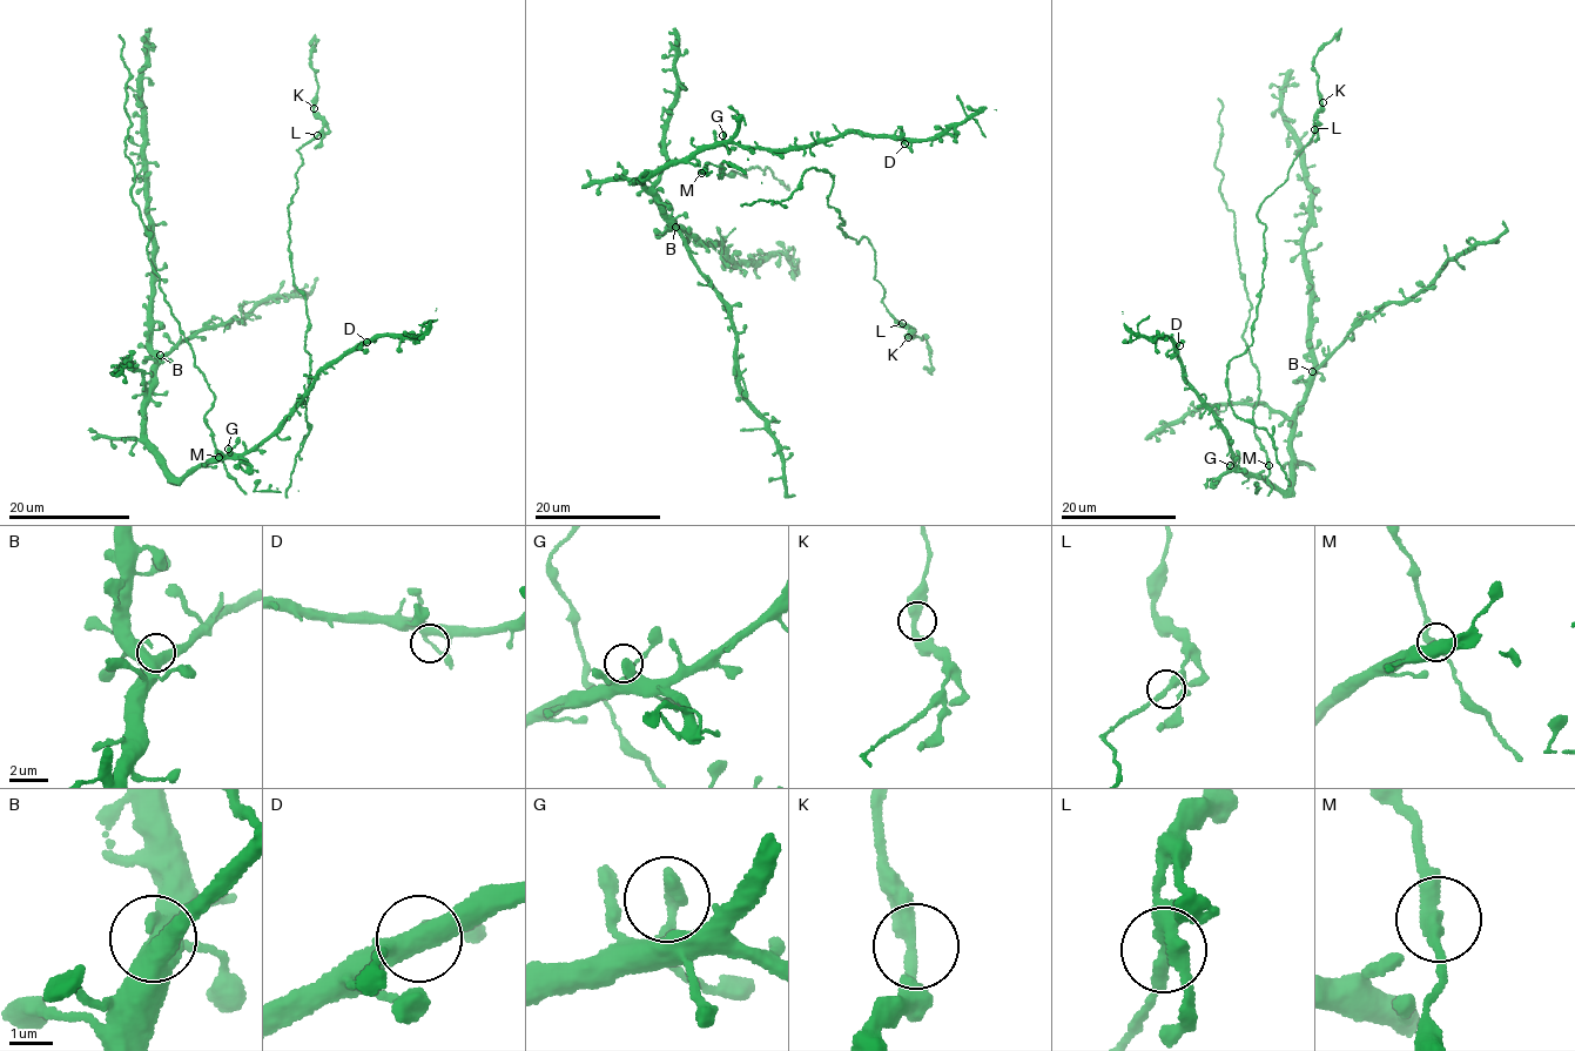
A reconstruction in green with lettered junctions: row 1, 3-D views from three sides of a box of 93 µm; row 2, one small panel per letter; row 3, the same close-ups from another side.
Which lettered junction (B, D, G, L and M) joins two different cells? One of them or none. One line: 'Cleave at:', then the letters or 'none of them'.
Cleave at: L

